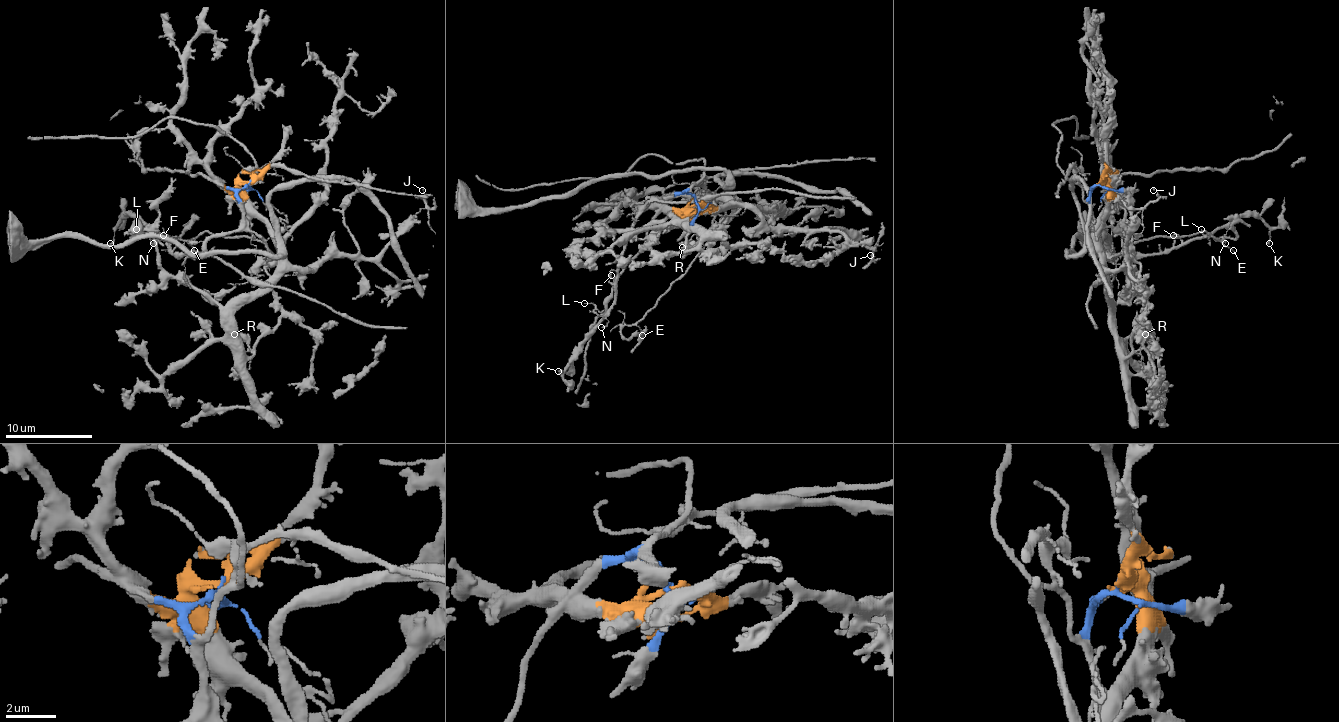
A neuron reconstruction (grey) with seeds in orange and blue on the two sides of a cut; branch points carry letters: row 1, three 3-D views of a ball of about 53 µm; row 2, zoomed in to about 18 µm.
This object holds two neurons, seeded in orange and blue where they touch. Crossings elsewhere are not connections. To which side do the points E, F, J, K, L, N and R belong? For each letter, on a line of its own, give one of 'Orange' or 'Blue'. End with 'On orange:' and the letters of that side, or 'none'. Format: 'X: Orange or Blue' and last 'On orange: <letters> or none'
E: Blue
F: Blue
J: Orange
K: Blue
L: Blue
N: Blue
R: Orange
On orange: J, R

